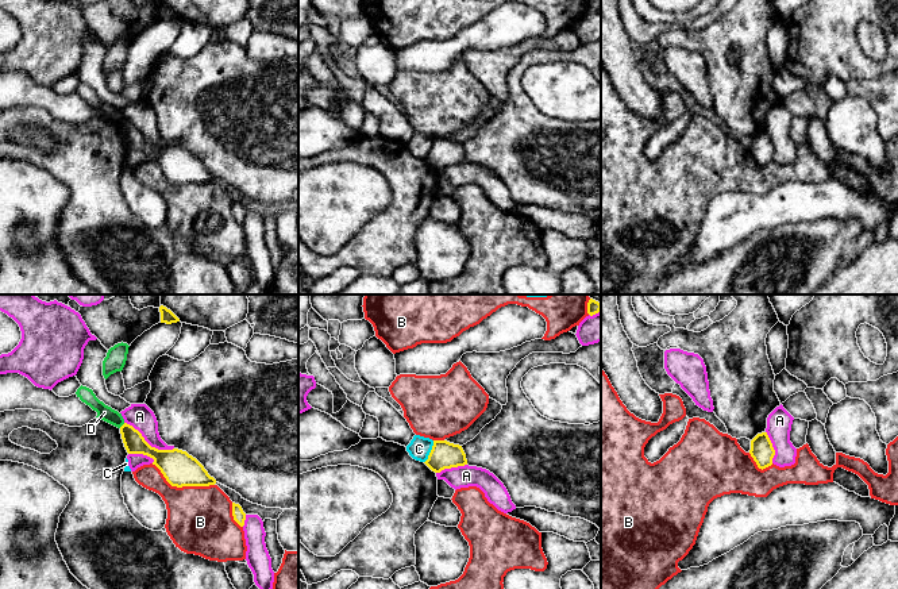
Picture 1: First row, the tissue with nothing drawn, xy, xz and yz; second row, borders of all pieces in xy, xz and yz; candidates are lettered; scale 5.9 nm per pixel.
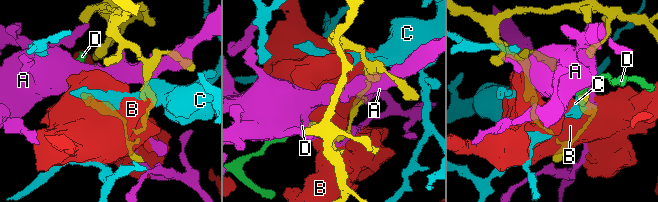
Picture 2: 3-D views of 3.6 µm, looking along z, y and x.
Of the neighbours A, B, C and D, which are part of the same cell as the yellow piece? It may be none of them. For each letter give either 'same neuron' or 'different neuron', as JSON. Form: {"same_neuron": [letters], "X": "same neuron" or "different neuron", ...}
{"same_neuron": [], "A": "different neuron", "B": "different neuron", "C": "different neuron", "D": "different neuron"}

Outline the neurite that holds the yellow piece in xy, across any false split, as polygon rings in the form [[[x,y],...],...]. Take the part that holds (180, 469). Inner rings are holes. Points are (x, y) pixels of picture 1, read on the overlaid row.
[[[127,423],[120,427],[120,434],[127,453],[153,458],[153,465],[161,470],[171,486],[209,486],[216,484],[216,480],[208,474],[204,466],[186,451],[151,447],[142,434]]]

